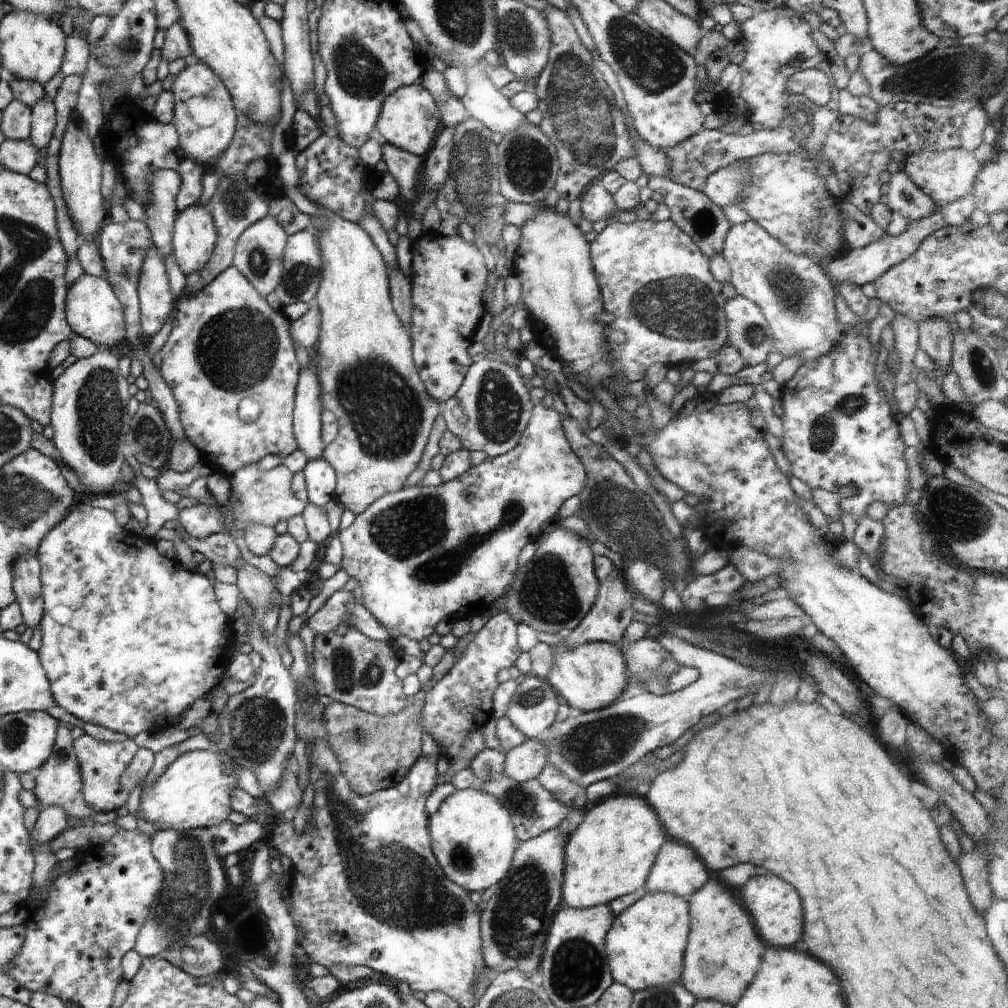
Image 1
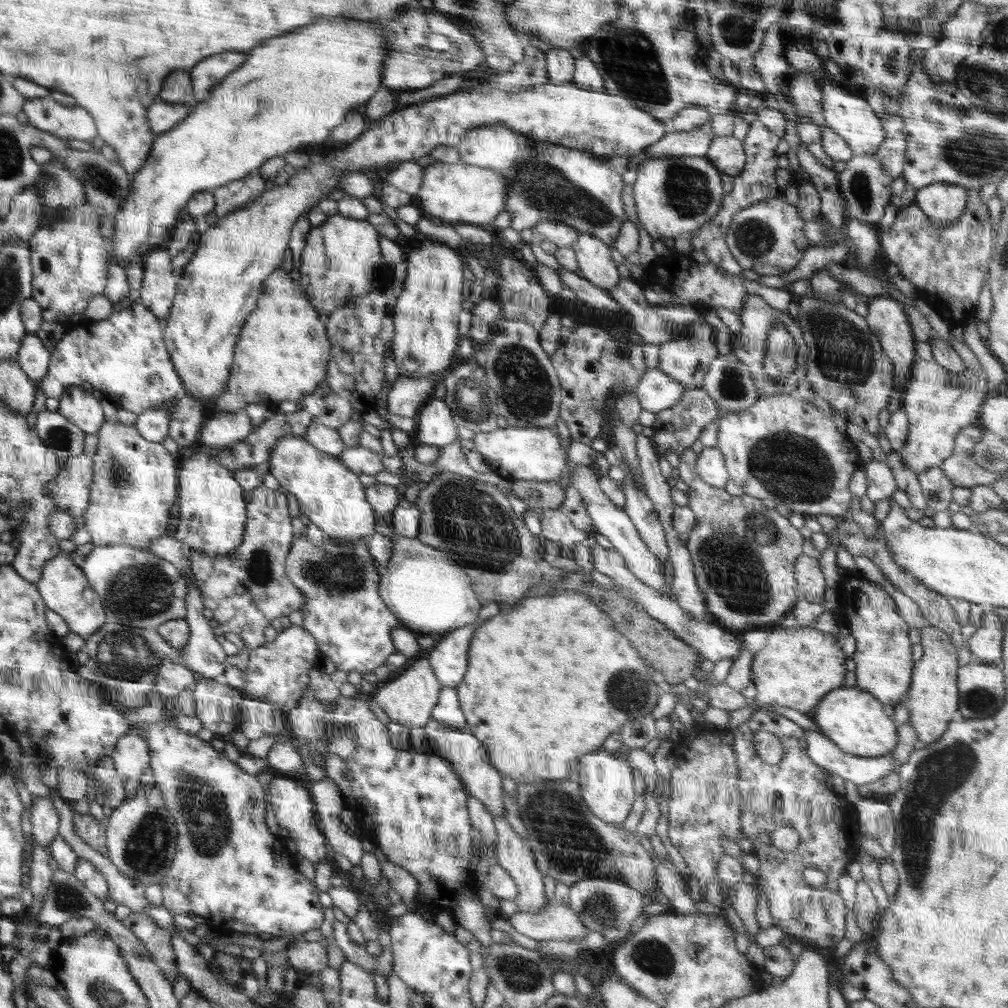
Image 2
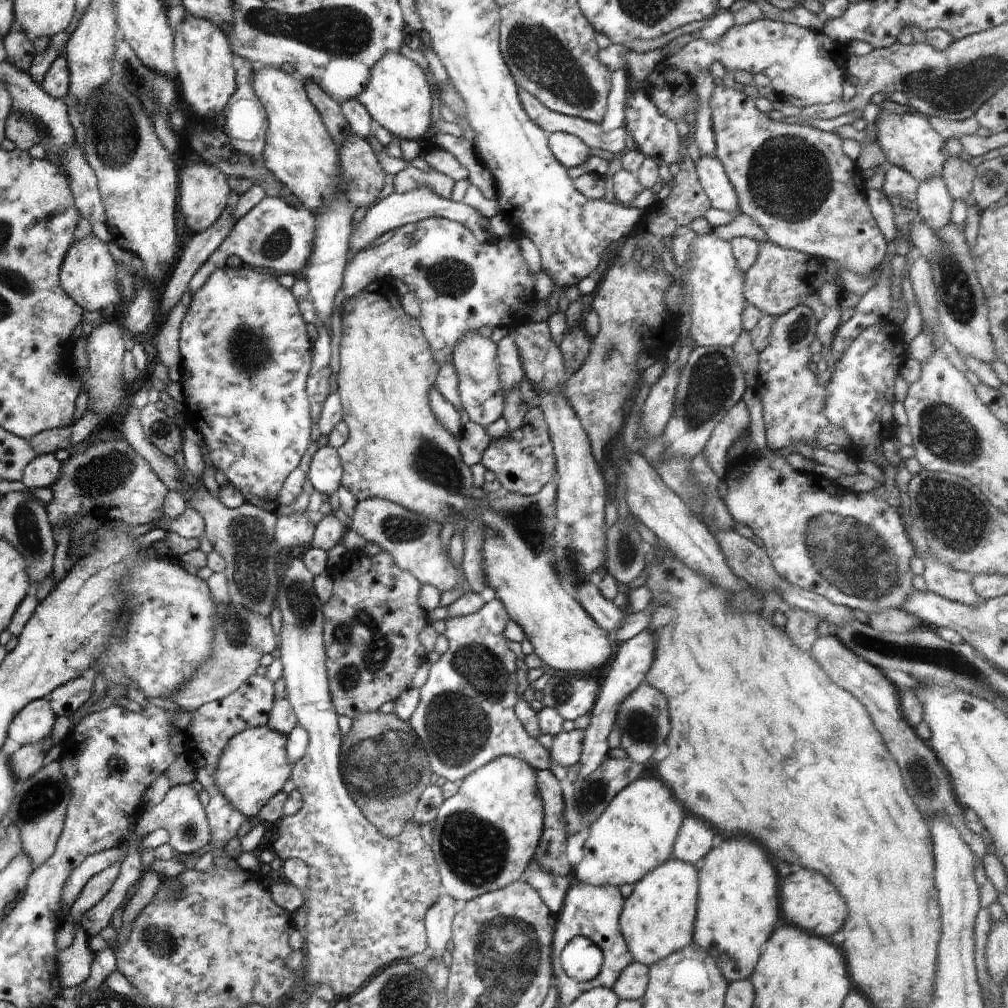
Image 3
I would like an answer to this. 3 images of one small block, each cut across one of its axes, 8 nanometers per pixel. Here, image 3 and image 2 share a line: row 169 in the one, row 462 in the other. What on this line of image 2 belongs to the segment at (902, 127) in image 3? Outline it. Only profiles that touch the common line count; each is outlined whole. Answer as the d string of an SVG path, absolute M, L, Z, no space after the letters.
M917 356L906 385L902 406L909 422L908 441L897 452L900 460L918 475L926 472L926 468L940 466L952 455L956 434L966 426L978 423L988 384L982 368L980 371L966 368L964 372L950 374L936 361L925 361Z

